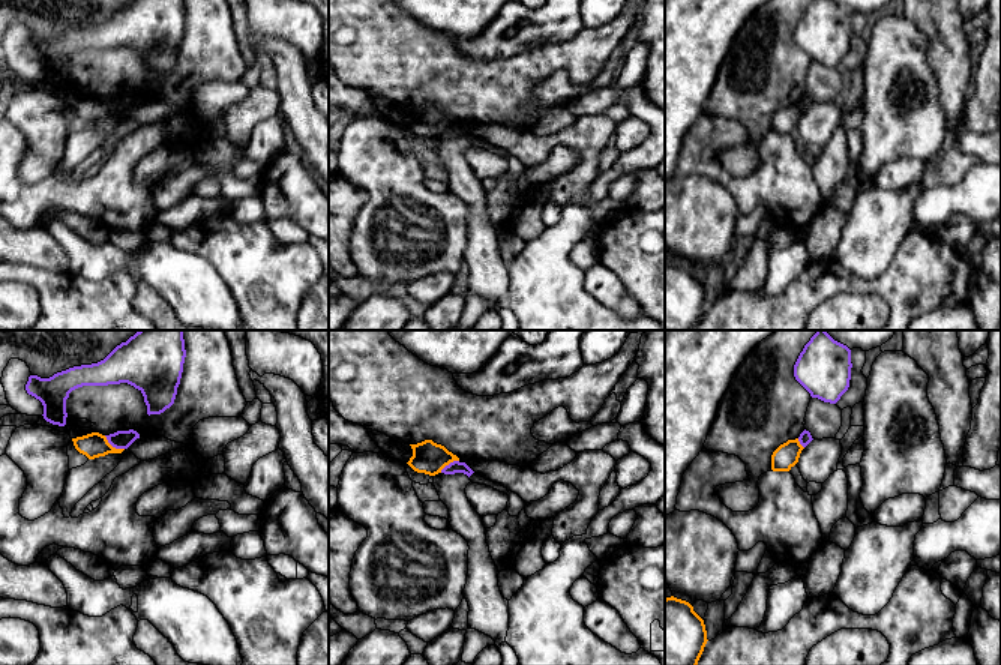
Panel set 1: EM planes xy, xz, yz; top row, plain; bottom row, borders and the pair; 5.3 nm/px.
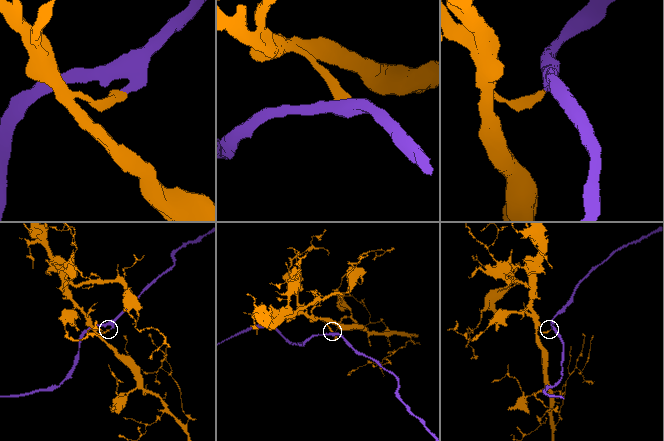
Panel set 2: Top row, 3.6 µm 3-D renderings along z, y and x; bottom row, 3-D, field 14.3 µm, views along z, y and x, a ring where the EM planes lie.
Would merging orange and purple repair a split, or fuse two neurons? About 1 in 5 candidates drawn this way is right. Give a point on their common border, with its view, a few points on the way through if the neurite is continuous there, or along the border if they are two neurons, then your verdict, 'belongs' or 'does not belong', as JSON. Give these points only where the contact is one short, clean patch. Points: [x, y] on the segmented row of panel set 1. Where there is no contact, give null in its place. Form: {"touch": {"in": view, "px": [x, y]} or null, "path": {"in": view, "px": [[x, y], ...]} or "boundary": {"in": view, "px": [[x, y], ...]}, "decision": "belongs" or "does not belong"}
{"touch": {"in": "xy", "px": [111, 446]}, "boundary": {"in": "xy", "px": [[104, 436], [113, 446], [123, 449]]}, "decision": "does not belong"}

